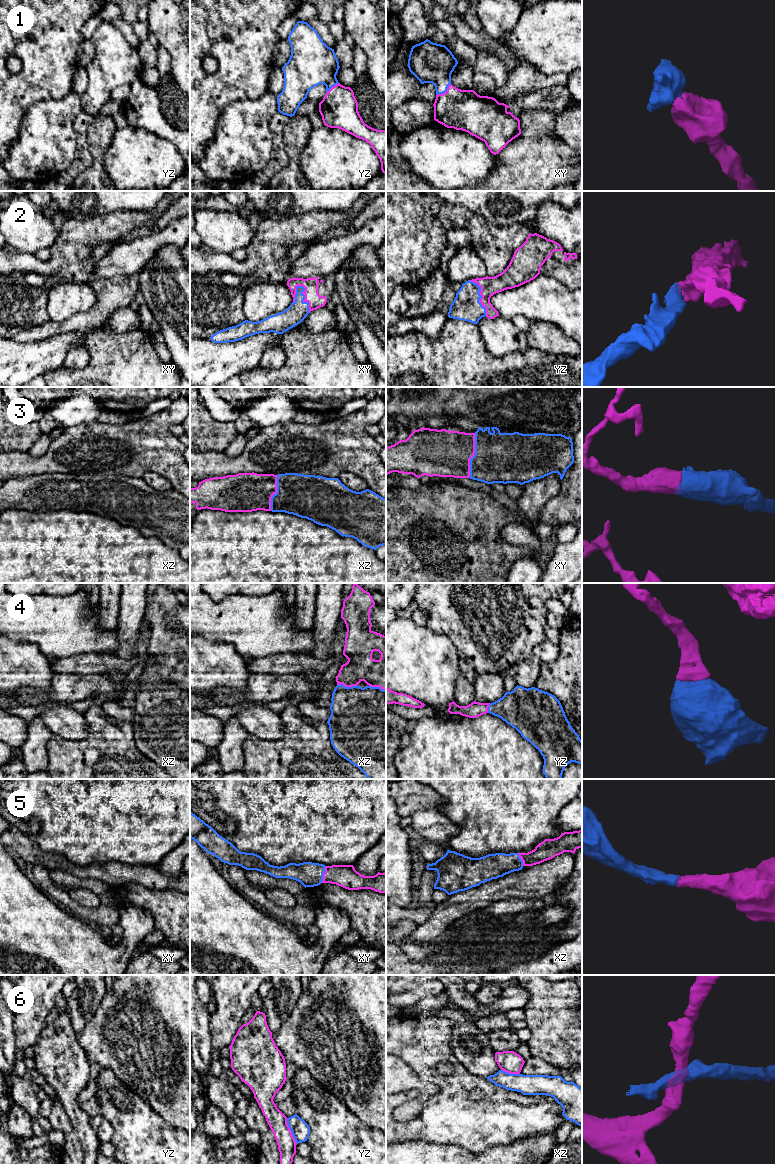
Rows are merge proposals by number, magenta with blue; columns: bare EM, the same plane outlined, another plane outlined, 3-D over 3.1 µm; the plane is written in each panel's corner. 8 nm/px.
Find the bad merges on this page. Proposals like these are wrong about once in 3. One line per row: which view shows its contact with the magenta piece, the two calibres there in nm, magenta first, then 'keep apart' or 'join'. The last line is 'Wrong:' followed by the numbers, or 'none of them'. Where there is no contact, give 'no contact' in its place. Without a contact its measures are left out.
1: contact in xy; calibres 320 and 320 nm; join
2: contact in xy; calibres 120 and 160 nm; join
3: contact in xy; calibres 380 and 400 nm; join
4: contact in xz; calibres 220 and 440 nm; join
5: contact in xy; calibres 180 and 200 nm; join
6: contact in yz; calibres 160 and 150 nm; keep apart
Wrong: 6

